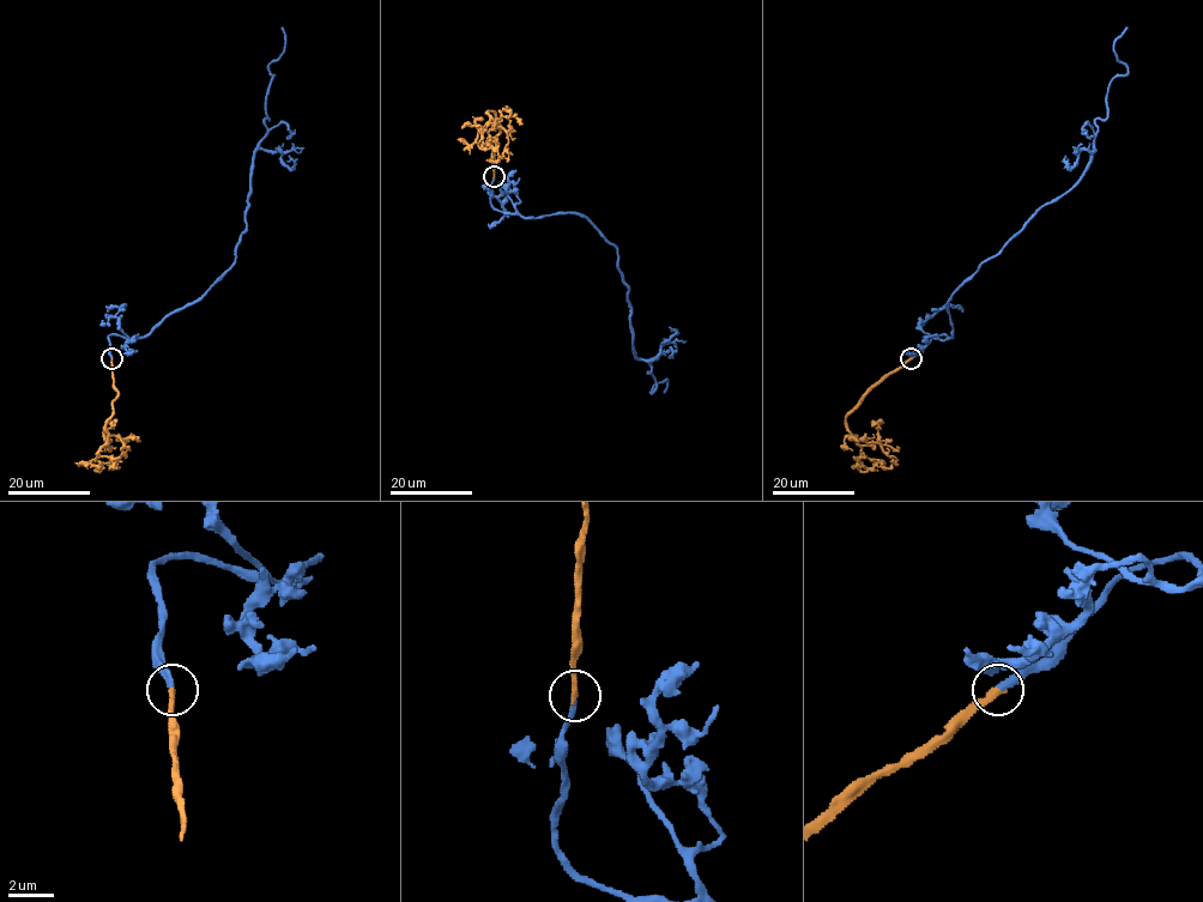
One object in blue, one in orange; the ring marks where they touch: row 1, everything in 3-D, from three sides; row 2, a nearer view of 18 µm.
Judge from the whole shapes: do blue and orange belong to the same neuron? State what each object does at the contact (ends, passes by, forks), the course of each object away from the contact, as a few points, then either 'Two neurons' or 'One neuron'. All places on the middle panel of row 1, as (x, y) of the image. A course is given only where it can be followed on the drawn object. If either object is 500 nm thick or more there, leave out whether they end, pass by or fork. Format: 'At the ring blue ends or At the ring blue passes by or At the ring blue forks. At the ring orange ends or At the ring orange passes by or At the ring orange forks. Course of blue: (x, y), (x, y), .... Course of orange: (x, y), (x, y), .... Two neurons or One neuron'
At the ring blue ends. At the ring orange ends. Course of blue: (494, 177), (495, 209), (579, 213), (617, 248), (633, 347), (651, 367), (651, 393), (668, 380), (664, 393). Course of orange: (494, 176), (500, 133), (495, 115), (488, 113), (478, 133), (479, 147), (479, 131), (461, 128). One neuron

